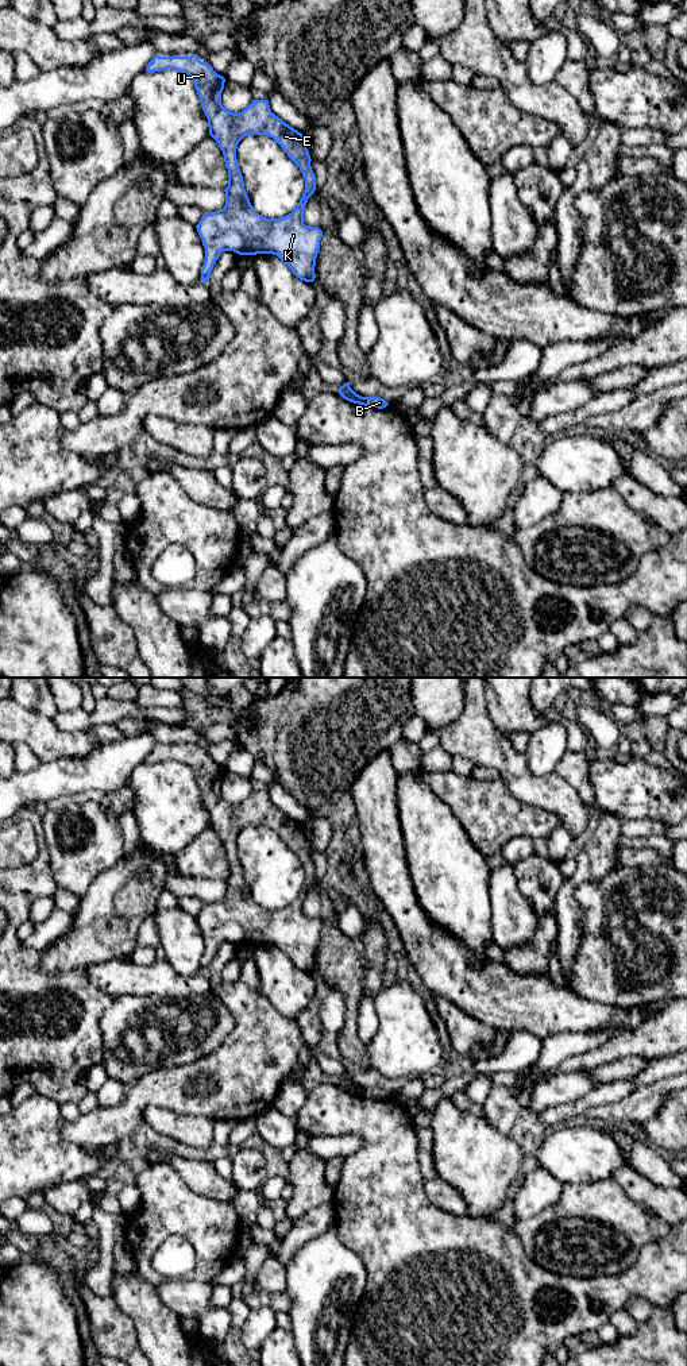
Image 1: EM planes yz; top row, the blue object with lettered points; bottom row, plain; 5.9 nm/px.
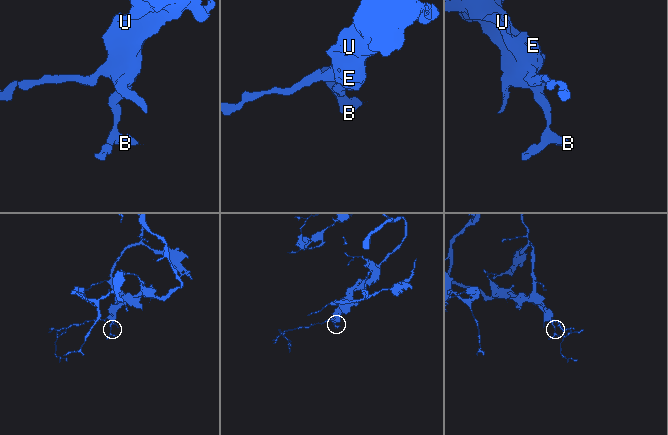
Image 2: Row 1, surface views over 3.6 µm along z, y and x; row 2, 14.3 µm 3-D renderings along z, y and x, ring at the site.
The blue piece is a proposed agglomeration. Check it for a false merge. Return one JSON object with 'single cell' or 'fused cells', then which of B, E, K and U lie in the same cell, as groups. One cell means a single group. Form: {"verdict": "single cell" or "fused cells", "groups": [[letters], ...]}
{"verdict": "fused cells", "groups": [["B"], ["E", "K", "U"]]}

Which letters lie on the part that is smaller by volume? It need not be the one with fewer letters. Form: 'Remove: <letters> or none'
Remove: B

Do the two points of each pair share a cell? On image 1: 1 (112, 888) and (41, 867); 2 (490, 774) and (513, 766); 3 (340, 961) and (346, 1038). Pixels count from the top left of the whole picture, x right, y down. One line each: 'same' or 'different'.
1: different
2: different
3: same

